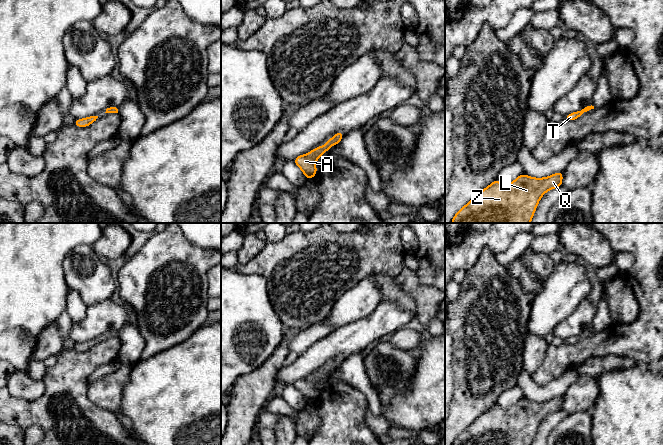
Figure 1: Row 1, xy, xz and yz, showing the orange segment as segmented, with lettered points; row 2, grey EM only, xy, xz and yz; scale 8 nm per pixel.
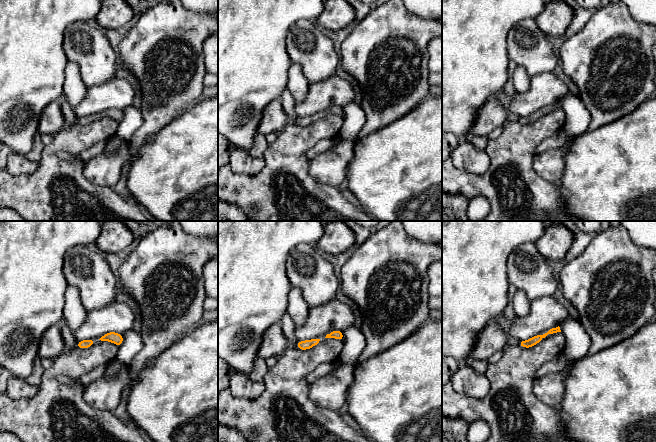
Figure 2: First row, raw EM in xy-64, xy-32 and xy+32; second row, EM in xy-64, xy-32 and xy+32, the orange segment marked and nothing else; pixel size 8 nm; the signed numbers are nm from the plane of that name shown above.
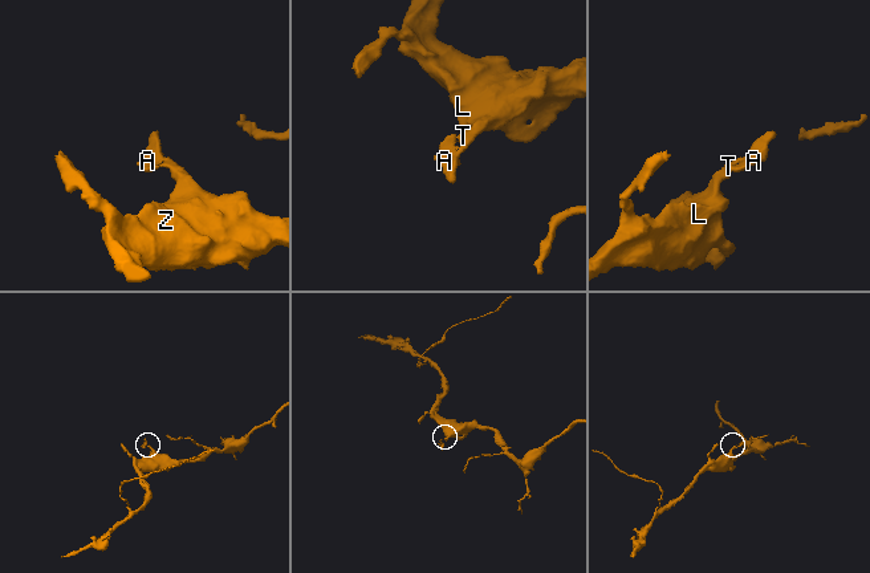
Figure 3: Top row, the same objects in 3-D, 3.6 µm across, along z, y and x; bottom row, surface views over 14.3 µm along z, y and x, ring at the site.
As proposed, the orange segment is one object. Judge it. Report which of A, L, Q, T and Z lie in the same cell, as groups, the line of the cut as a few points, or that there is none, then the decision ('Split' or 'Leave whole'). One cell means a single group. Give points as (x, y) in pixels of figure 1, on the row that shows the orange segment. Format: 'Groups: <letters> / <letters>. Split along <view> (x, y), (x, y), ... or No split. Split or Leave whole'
Groups: A L Q T Z. No split. Leave whole

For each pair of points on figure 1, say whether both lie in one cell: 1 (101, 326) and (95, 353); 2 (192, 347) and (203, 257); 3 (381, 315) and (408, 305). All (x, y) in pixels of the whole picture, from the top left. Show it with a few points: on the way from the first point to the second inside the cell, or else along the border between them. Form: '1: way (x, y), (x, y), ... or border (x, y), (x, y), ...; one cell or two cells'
1: border (104, 336), (98, 340); two cells
2: border (205, 322), (188, 337), (174, 345); two cells
3: border (383, 300), (395, 301), (413, 316); two cells

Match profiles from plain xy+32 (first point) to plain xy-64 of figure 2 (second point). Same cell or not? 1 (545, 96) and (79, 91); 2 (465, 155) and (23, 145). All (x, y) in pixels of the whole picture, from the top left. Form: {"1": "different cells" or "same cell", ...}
{"1": "different cells", "2": "different cells"}

